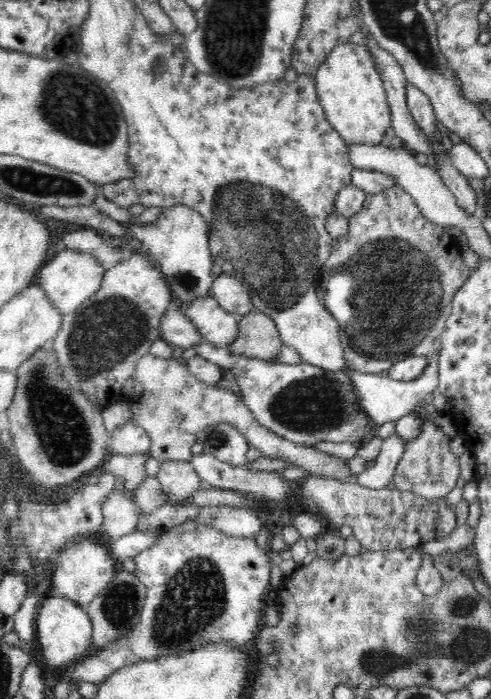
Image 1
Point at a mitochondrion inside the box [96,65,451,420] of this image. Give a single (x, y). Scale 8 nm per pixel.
(271, 239)

